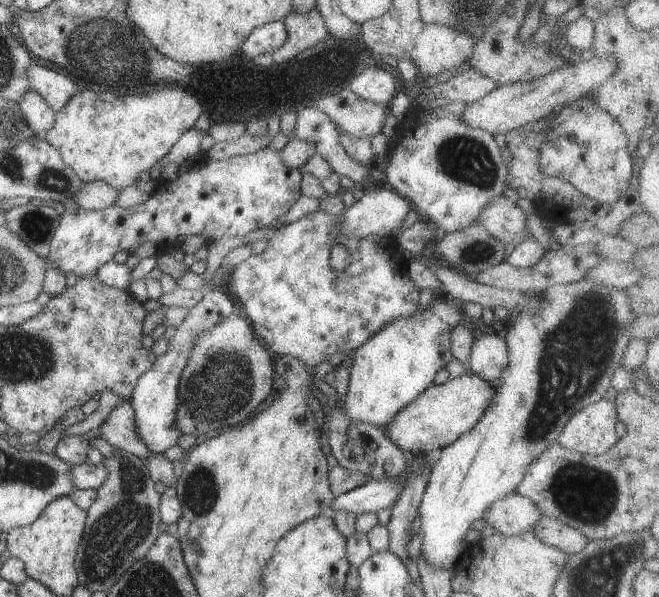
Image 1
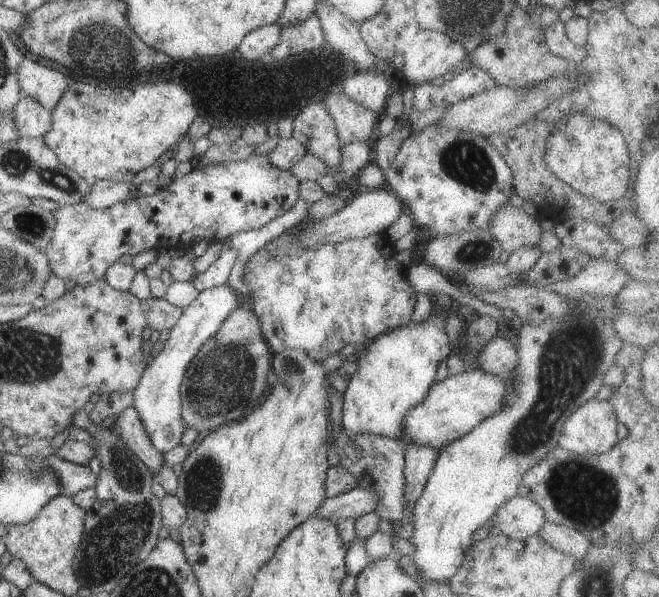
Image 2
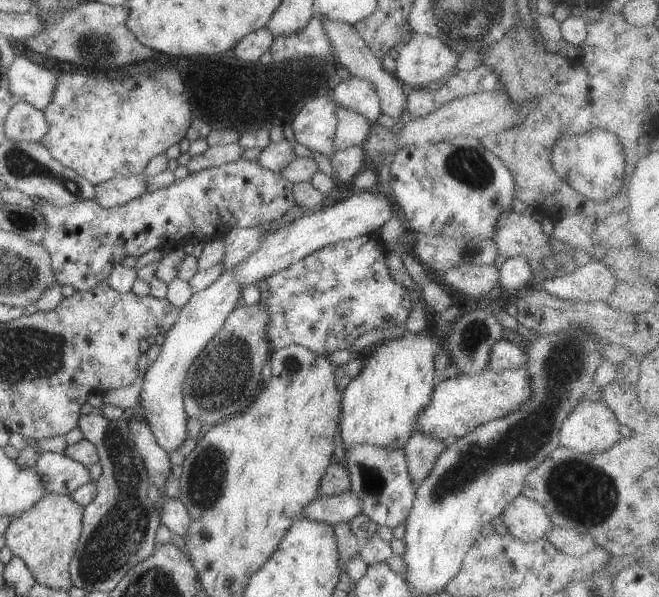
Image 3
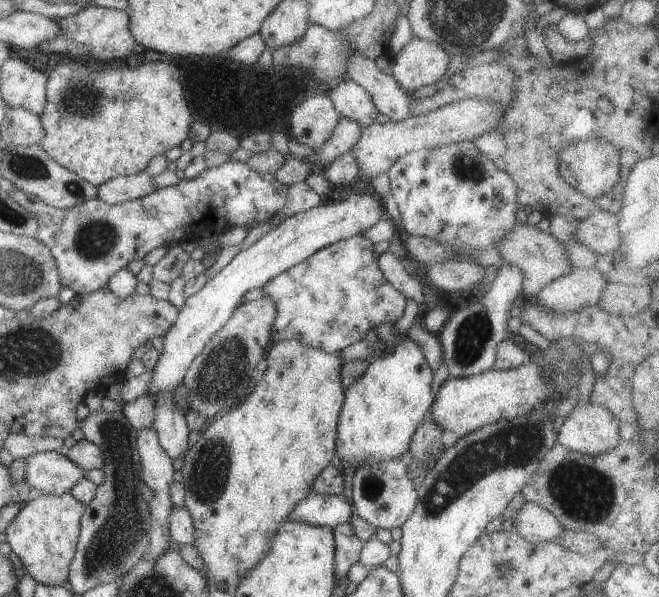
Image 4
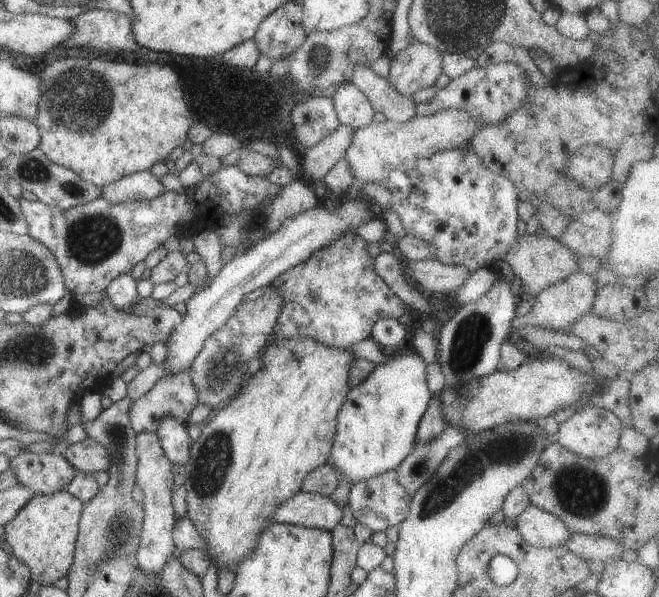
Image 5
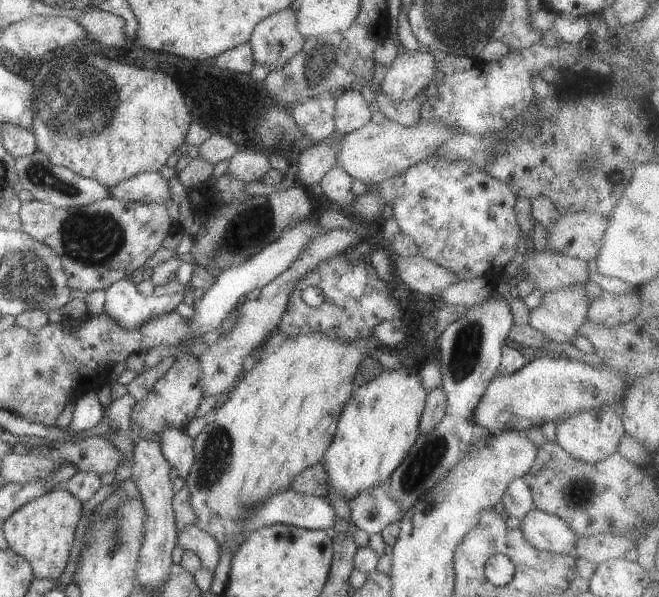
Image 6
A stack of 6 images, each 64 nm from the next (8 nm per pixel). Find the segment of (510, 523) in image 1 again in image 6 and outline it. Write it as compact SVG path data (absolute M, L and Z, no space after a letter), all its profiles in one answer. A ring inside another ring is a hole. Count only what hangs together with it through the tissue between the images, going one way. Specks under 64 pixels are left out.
M537 509L528 512L521 520L521 532L533 548L554 555L572 556L578 540L562 518Z

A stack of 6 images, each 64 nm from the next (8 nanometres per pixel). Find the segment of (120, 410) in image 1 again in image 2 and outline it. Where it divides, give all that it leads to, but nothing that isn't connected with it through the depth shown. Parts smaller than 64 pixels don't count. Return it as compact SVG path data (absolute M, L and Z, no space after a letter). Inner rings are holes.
M129 407L124 410L118 415L114 426L120 428L122 437L126 439L126 443L129 444L132 452L144 462L144 465L152 472L154 478L154 473L163 468L165 459L163 453L154 447L150 436L146 433L136 408Z

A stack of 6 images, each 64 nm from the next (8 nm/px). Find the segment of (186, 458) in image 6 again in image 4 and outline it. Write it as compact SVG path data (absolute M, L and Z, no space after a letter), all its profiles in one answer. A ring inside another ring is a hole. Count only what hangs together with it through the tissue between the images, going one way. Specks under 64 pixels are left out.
M355 193L342 202L332 204L324 201L321 206L287 217L248 250L238 252L228 266L222 268L199 292L185 300L185 306L178 311L175 324L163 339L164 349L153 370L154 377L148 392L157 396L157 412L152 429L158 434L161 448L170 459L185 457L191 432L185 420L186 414L175 408L173 389L182 384L192 360L200 355L208 340L228 323L235 309L242 304L243 296L249 291L263 288L270 280L307 260L327 245L358 234L363 235L383 218L384 212L382 199L377 194L370 196Z

